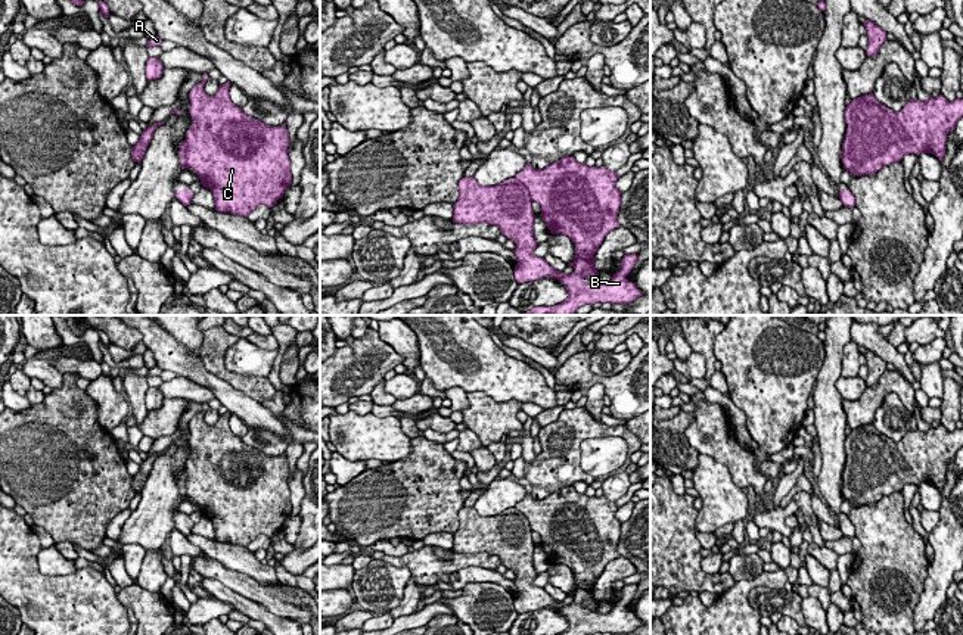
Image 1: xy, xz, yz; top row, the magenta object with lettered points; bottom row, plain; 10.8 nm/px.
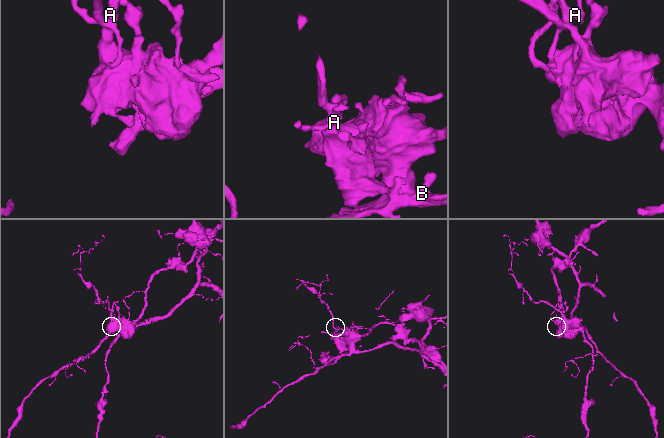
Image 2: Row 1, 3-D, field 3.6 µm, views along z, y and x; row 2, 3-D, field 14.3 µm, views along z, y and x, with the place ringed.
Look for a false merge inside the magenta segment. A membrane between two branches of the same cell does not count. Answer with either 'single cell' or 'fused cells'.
fused cells

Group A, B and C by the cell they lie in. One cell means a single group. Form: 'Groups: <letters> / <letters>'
Groups: A B / C

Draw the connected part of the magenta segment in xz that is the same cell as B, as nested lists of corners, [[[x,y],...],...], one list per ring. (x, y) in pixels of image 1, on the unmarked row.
[[[463,507],[459,511],[459,529],[453,535],[453,552],[497,555],[509,570],[516,573],[513,580],[518,588],[515,610],[525,613],[543,607],[557,608],[568,620],[568,628],[559,635],[597,632],[627,635],[640,628],[642,622],[636,613],[625,608],[639,589],[637,583],[624,585],[621,600],[606,614],[584,613],[583,601],[588,595],[585,589],[575,591],[572,604],[563,604],[549,595],[544,588],[535,586],[535,545],[531,532],[526,517],[516,508],[504,510],[497,516],[481,516],[473,507]]]

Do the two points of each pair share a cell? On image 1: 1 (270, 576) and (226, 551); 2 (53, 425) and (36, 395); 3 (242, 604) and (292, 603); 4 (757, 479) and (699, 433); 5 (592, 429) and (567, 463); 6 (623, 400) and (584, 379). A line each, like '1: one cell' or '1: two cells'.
1: one cell
2: two cells
3: two cells
4: one cell
5: one cell
6: one cell

